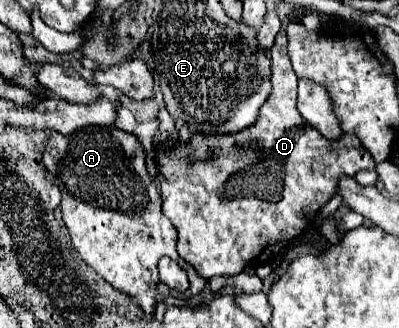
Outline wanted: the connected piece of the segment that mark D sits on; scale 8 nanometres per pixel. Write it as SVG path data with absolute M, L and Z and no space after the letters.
M281 28L279 34L275 36L275 44L273 44L273 48L271 48L271 58L273 58L273 66L271 66L271 70L273 70L273 90L271 90L269 98L265 100L265 104L261 106L259 118L257 118L257 122L255 122L253 126L249 126L249 128L245 128L245 130L241 130L241 132L237 132L237 134L223 134L223 136L193 134L189 142L181 142L181 140L175 140L175 142L173 142L173 140L167 140L167 142L157 144L157 146L153 148L153 154L151 154L153 164L155 164L155 170L157 170L157 174L155 174L155 184L159 186L159 194L161 194L161 198L163 198L161 210L163 210L163 214L173 222L173 226L175 226L177 232L179 232L177 252L179 252L179 256L181 256L185 262L189 262L189 264L197 270L197 274L201 274L201 276L207 278L207 280L209 280L211 276L235 276L235 274L243 272L247 266L253 268L253 266L265 264L265 262L267 262L267 256L273 256L273 254L279 254L281 250L285 250L285 246L289 244L289 240L297 238L307 226L311 226L311 224L315 222L319 210L335 196L335 190L337 190L337 184L339 184L339 178L341 178L341 176L351 176L351 178L353 178L353 176L355 176L357 172L361 172L361 170L375 170L373 158L371 158L369 152L361 146L361 142L357 140L357 136L353 136L353 134L343 134L339 140L331 142L331 140L323 138L313 126L309 126L309 124L301 118L301 114L299 114L299 110L297 110L297 106L295 106L295 102L297 102L297 76L295 76L295 72L293 72L293 68L291 68L291 62L289 62L287 36L285 36L285 30L283 30L283 28Z

